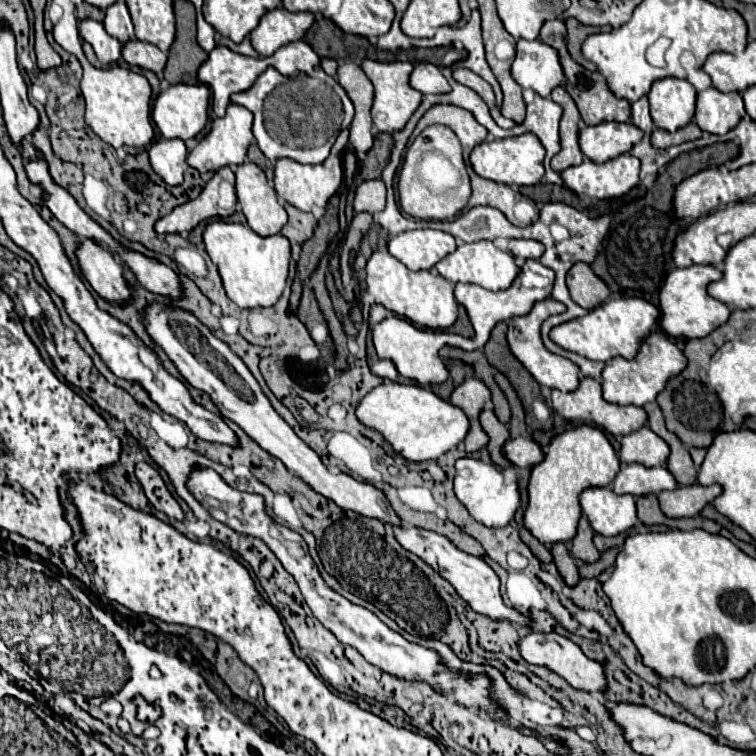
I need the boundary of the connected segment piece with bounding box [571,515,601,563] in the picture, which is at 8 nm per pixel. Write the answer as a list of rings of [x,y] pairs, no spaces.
[[[583,515],[579,519],[579,527],[577,527],[577,535],[573,537],[573,547],[571,547],[571,555],[585,561],[585,563],[593,563],[599,559],[599,551],[593,545],[593,529],[587,521],[587,517]]]

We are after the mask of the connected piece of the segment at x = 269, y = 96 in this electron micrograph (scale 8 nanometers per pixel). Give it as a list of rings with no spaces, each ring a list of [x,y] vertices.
[[[273,67],[265,69],[245,93],[233,93],[231,101],[253,113],[253,135],[263,155],[271,161],[281,157],[289,157],[299,163],[325,161],[343,123],[343,103],[327,83],[309,75],[303,75],[301,79],[283,77]]]

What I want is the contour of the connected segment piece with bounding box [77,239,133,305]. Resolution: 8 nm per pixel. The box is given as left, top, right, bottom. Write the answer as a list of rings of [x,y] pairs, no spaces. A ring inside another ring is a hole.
[[[85,239],[77,249],[77,257],[85,279],[99,293],[99,297],[113,305],[133,299],[133,289],[123,277],[123,265],[115,261],[107,249]]]

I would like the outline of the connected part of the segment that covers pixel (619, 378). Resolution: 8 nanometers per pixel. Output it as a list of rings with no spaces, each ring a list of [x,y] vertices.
[[[651,331],[643,341],[641,347],[637,351],[637,355],[627,361],[621,357],[613,357],[611,361],[605,363],[605,369],[601,373],[601,387],[603,387],[603,399],[615,405],[647,405],[651,401],[655,401],[657,393],[665,387],[667,379],[671,375],[677,375],[679,371],[683,371],[687,365],[685,355],[677,349],[677,345],[665,337],[663,333]]]

